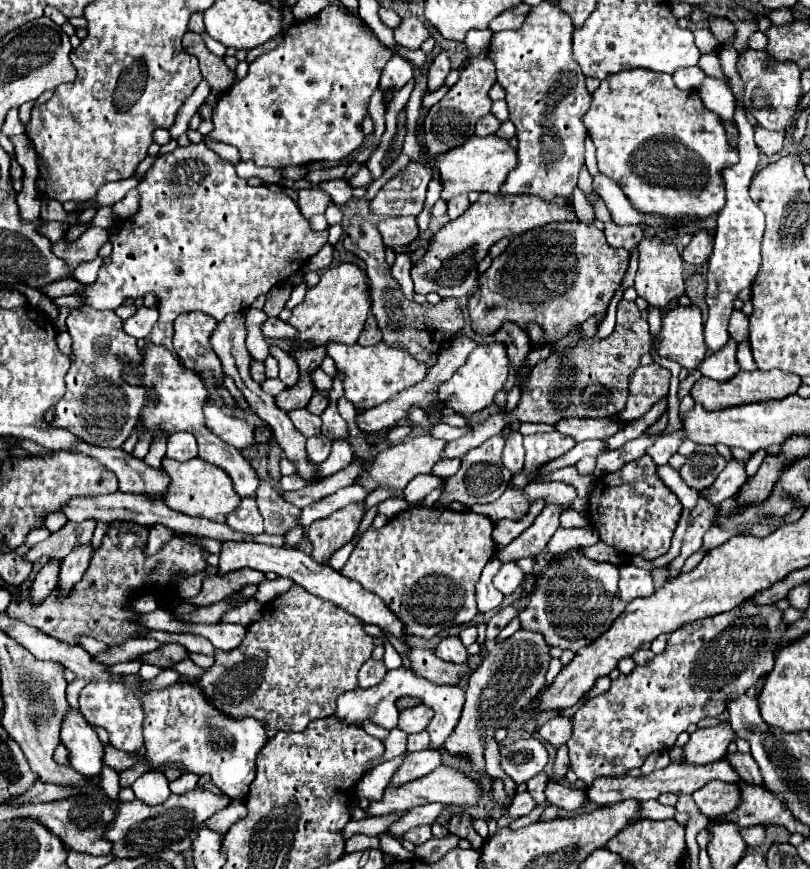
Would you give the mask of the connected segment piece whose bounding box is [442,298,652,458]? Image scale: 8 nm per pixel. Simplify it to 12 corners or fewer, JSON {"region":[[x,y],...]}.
{"region":[[634,302],[604,340],[552,342],[524,398],[452,440],[444,458],[506,422],[614,416],[652,348]]}

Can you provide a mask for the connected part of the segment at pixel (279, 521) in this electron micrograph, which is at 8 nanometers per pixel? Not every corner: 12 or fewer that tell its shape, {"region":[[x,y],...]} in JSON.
{"region":[[262,480],[256,502],[264,532],[284,536],[298,524],[300,508],[284,502]]}

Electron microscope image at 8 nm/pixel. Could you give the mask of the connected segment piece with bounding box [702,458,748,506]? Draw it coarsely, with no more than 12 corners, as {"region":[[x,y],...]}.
{"region":[[738,458],[726,464],[706,492],[718,506],[734,496],[748,478],[746,462]]}

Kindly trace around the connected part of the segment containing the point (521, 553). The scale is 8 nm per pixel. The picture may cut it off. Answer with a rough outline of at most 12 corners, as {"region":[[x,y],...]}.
{"region":[[546,504],[498,558],[536,558],[558,530],[560,506]]}

